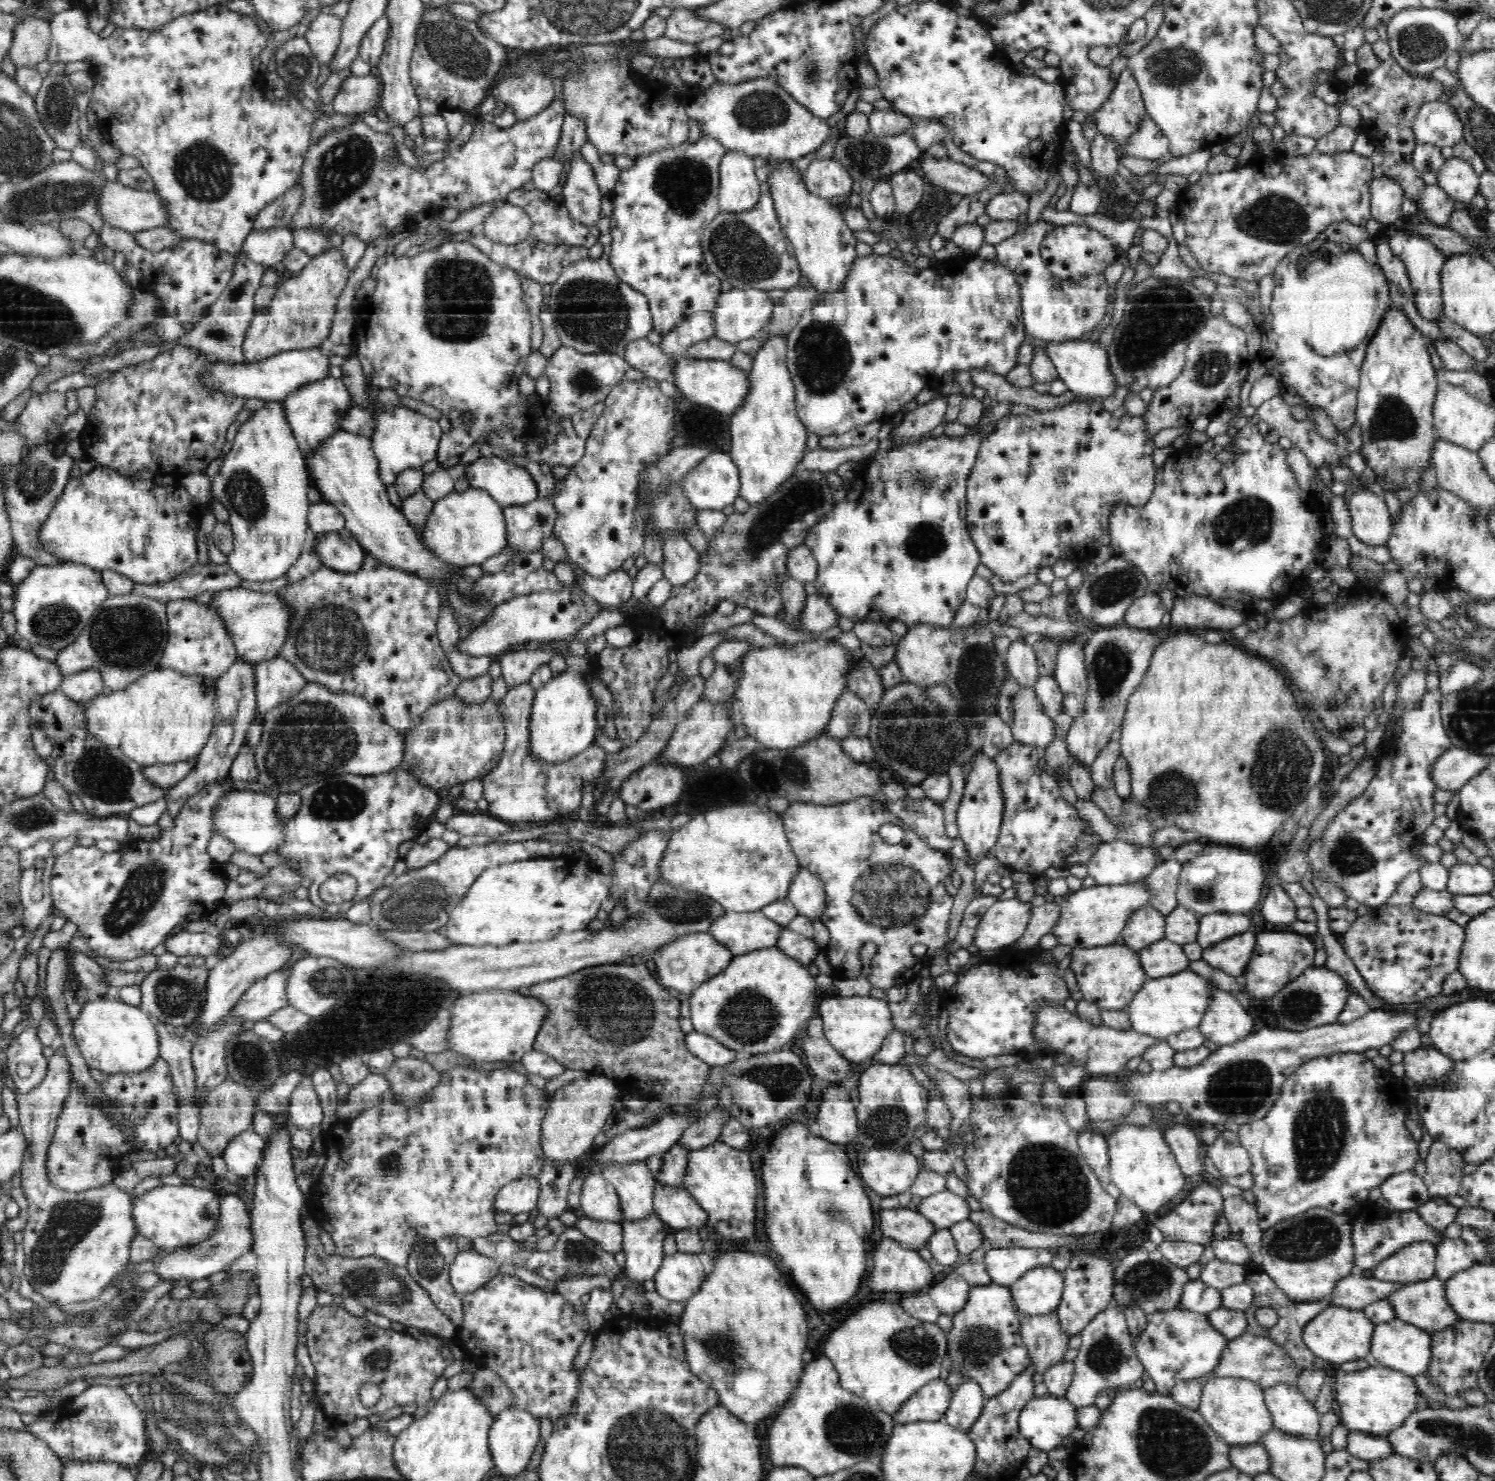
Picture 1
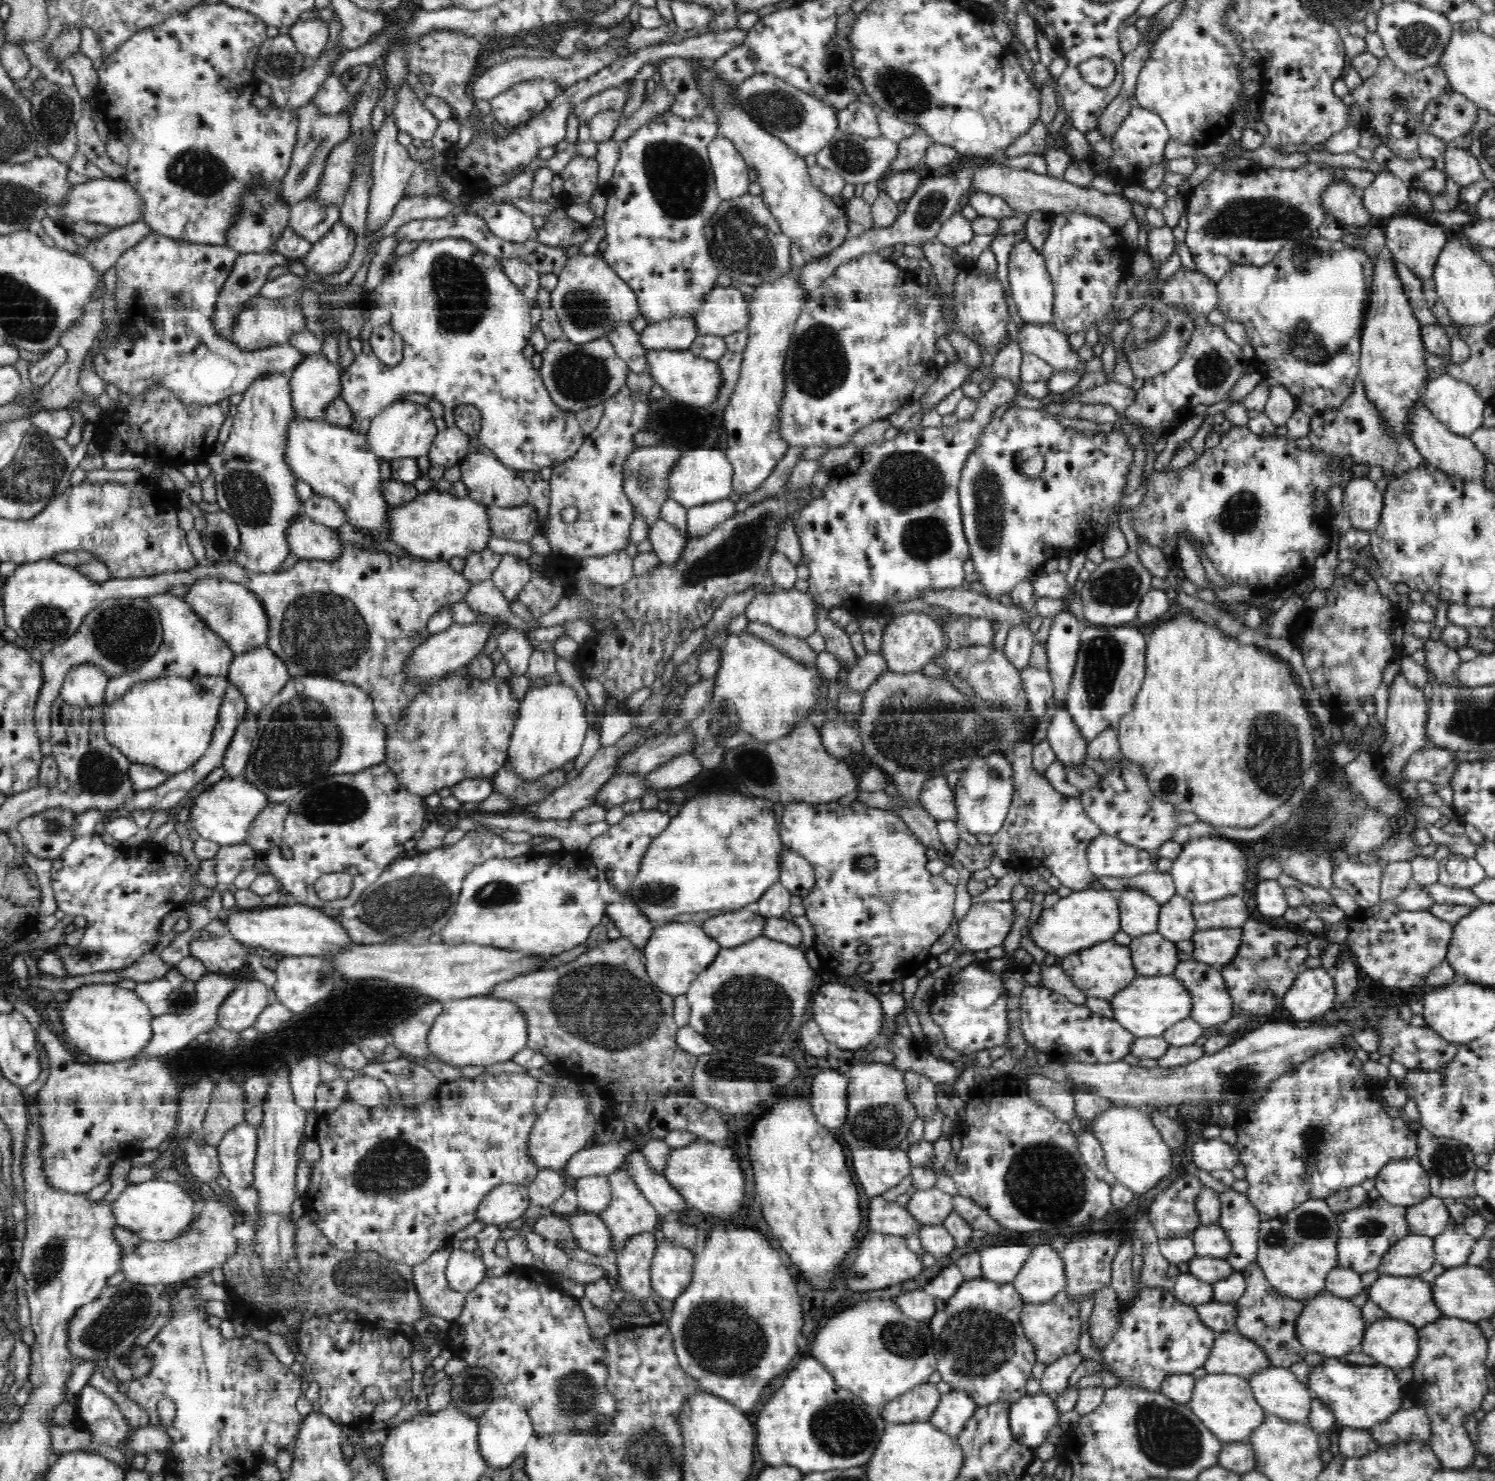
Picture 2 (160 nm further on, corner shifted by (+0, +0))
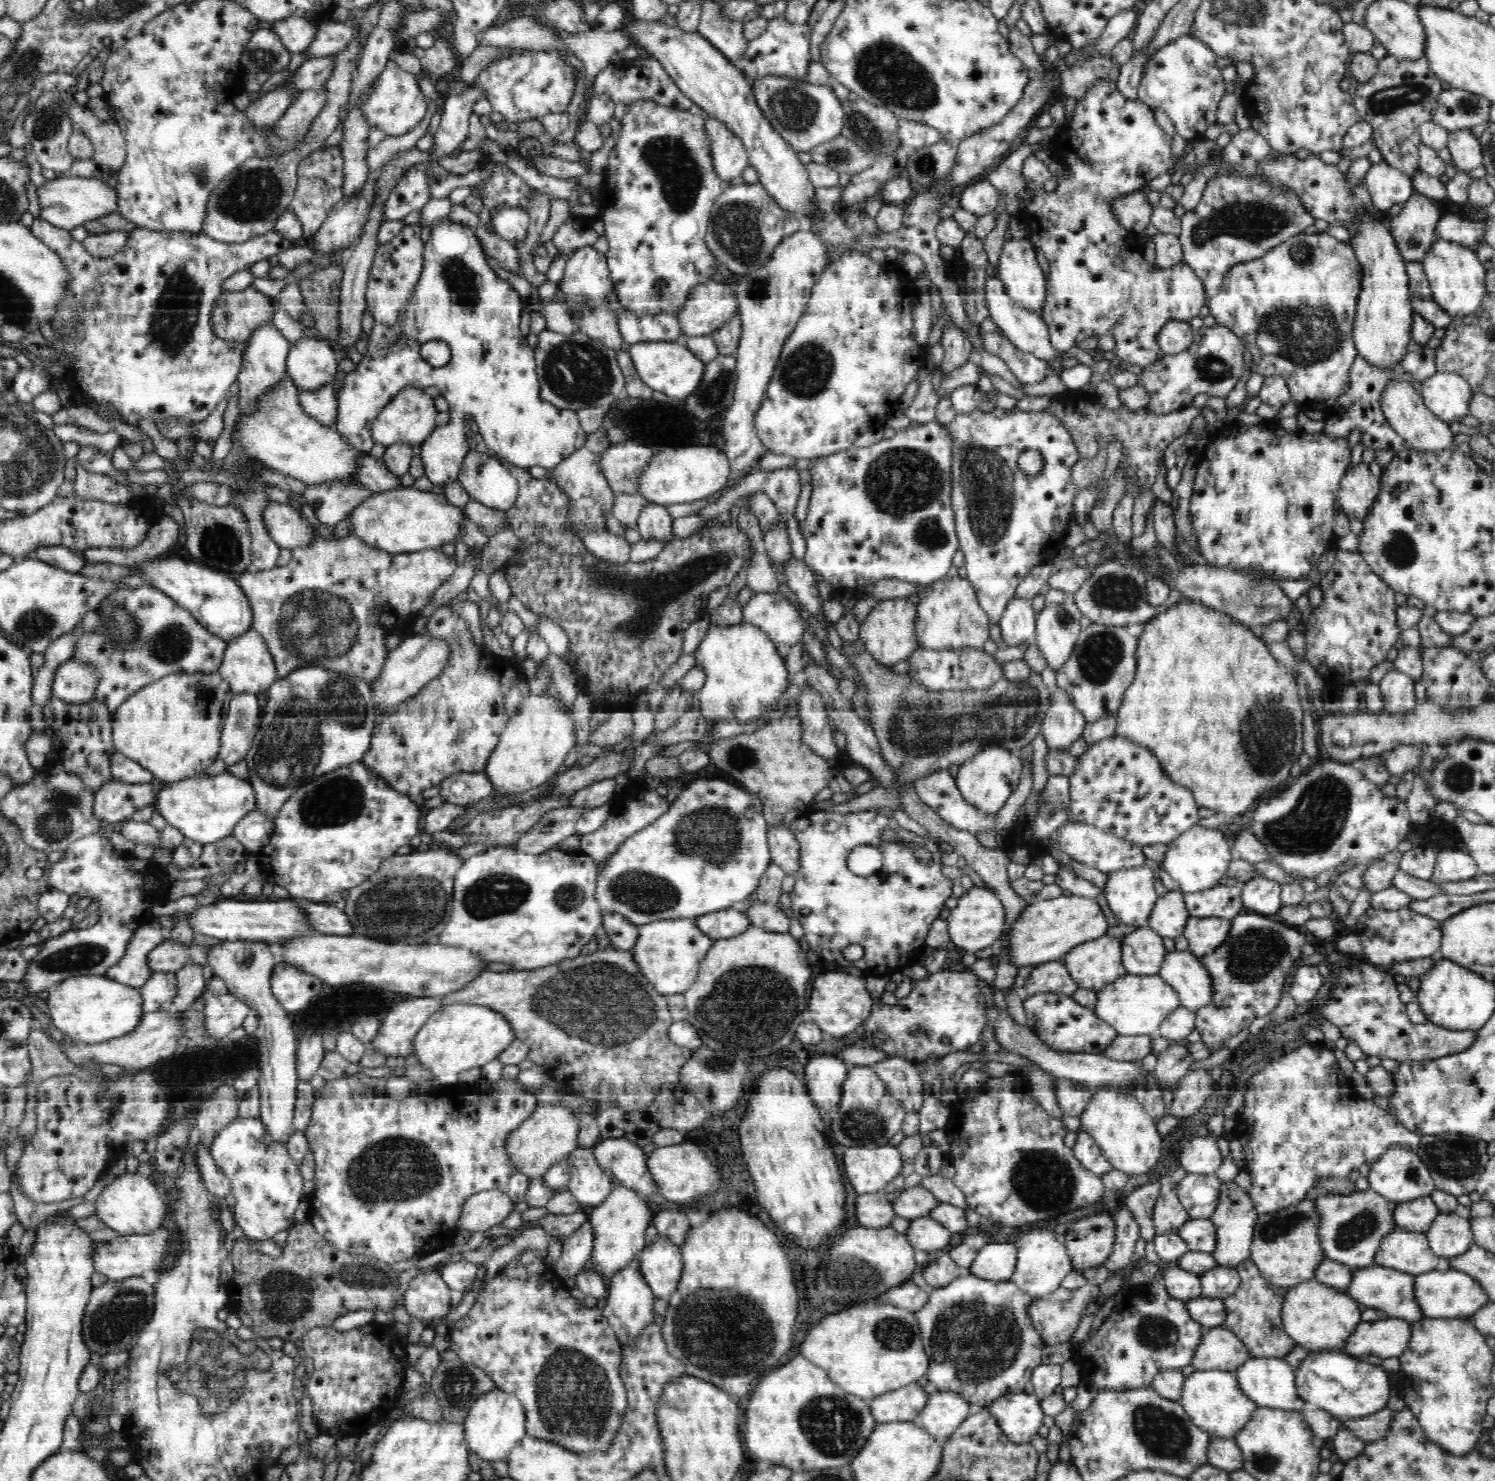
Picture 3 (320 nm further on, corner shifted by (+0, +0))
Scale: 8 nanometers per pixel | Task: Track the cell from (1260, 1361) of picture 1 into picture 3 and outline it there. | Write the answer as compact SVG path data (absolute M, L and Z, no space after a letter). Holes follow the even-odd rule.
M1223 1326L1208 1328L1192 1360L1196 1371L1220 1369L1235 1372L1252 1358L1247 1345Z

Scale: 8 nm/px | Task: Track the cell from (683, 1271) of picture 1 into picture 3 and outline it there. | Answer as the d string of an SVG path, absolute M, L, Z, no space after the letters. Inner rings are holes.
M658 1234L652 1244L640 1253L643 1277L652 1292L660 1298L671 1295L679 1285L683 1274L683 1250L671 1244L668 1238Z

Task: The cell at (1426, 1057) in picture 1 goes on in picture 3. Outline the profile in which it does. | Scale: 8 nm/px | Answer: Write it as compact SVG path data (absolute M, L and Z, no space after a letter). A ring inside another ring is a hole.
M1350 962L1340 968L1338 980L1333 985L1328 999L1321 1002L1319 1014L1334 1026L1338 1026L1342 1037L1358 1044L1363 1054L1379 1056L1380 1059L1390 1058L1404 1062L1408 1059L1412 1059L1412 1062L1434 1060L1464 1052L1476 1040L1477 1031L1450 1031L1428 1020L1424 1024L1414 1024L1408 1016L1406 1004L1400 999L1397 986L1399 980L1400 978L1392 973L1384 972L1382 968L1372 966L1370 963Z

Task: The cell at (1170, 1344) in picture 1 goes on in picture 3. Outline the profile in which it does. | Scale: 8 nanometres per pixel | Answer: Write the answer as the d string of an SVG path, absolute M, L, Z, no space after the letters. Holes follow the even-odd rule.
M1161 1283L1136 1284L1118 1298L1098 1332L1075 1349L1074 1359L1081 1370L1081 1382L1094 1384L1099 1390L1137 1389L1150 1386L1156 1374L1163 1370L1182 1369L1192 1364L1202 1336L1207 1329L1192 1319L1185 1301L1172 1298Z

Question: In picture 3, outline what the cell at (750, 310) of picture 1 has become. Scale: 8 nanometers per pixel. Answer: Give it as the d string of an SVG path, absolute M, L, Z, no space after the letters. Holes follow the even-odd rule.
M713 279L708 283L700 285L696 291L691 293L691 298L683 307L683 310L676 313L679 324L682 325L683 341L690 336L711 335L718 330L731 316L739 312L737 296L730 286L715 282Z

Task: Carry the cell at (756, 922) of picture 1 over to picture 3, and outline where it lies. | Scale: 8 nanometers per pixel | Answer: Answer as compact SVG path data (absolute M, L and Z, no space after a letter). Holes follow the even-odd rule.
M726 907L695 917L697 927L714 940L732 938L744 932L751 924L740 907Z

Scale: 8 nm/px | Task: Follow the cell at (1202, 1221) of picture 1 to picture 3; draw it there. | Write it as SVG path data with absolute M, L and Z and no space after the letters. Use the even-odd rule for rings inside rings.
M1168 1176L1162 1177L1161 1192L1155 1204L1153 1222L1158 1236L1177 1233L1190 1217L1176 1195L1176 1183Z

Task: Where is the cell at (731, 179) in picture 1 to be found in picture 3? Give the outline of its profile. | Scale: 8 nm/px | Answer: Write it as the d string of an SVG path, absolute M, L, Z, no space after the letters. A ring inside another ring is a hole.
M704 114L709 150L712 153L713 167L717 178L727 186L729 181L742 176L743 170L749 165L748 153L740 138L732 134L728 127L718 119Z

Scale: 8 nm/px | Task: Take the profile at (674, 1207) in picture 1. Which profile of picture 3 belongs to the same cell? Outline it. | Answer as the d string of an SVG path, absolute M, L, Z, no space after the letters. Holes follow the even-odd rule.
M622 1137L600 1138L591 1149L596 1162L615 1183L634 1190L646 1200L660 1194L647 1169L647 1154L642 1147Z

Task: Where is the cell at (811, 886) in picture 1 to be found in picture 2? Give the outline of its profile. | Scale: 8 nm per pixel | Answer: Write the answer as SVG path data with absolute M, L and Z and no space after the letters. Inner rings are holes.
M784 847L780 857L779 880L790 894L798 894L802 898L814 888L815 870L806 859Z

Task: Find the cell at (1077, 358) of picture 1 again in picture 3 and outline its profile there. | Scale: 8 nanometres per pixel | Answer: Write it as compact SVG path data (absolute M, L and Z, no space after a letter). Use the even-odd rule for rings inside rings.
M988 276L986 279L985 302L991 320L1016 348L1046 362L1052 360L1059 354L1051 344L1050 332L1048 332L1048 327L1042 318L1042 314L1040 312L1028 311L1025 310L1025 308L1017 307L1005 292L1004 284L996 276Z

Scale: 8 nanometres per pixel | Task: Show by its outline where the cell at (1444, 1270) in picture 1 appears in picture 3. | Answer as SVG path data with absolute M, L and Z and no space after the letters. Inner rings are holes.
M1454 1213L1440 1214L1425 1235L1432 1253L1445 1259L1458 1259L1475 1243L1469 1220Z

